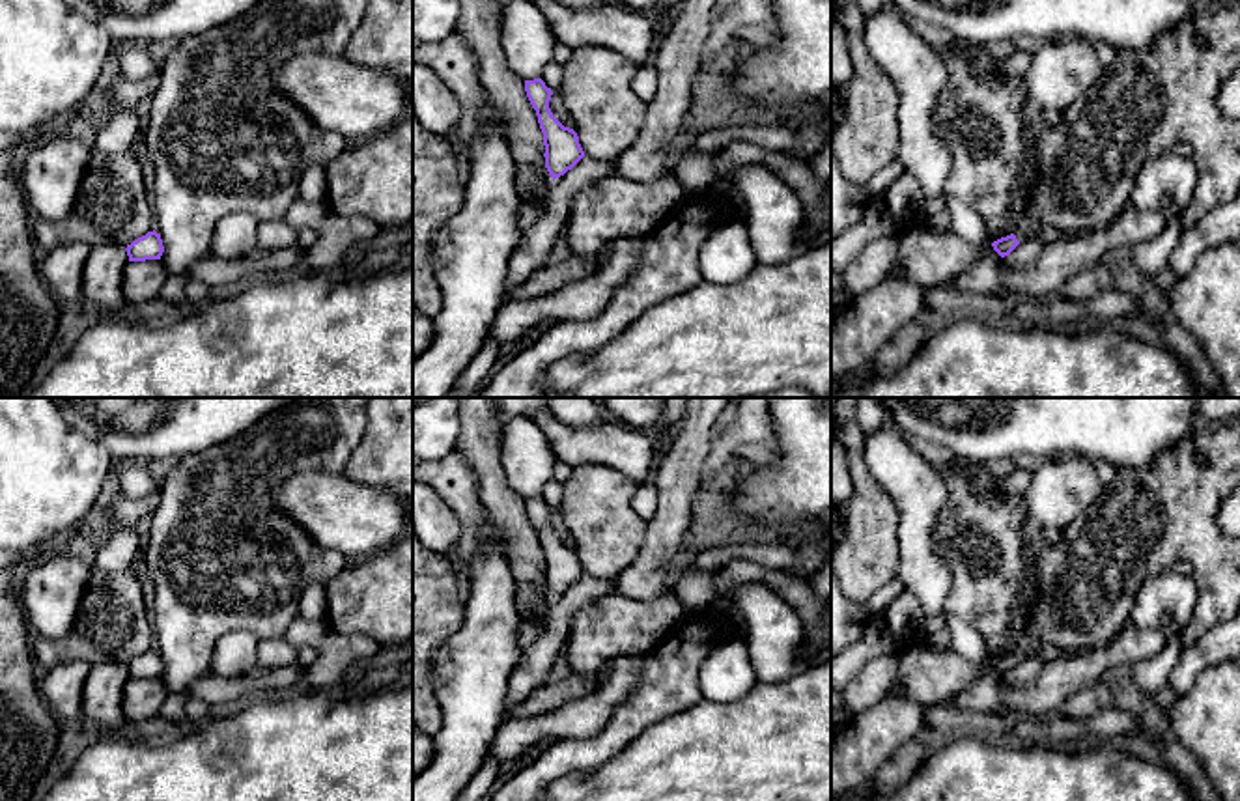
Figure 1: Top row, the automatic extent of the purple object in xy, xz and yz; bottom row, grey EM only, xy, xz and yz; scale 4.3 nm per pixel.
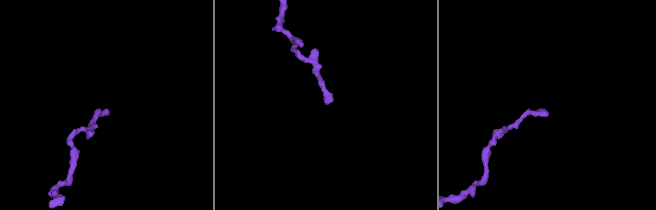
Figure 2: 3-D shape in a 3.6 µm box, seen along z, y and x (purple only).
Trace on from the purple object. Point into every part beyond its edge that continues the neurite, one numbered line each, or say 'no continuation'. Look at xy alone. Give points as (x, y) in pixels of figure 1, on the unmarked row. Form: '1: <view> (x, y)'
no continuation

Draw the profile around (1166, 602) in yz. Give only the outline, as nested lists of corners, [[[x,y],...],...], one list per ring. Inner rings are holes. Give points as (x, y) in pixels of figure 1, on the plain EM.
[[[1167,568],[1148,577],[1132,605],[1132,624],[1145,631],[1160,631],[1165,639],[1180,637],[1197,605],[1197,584]]]

